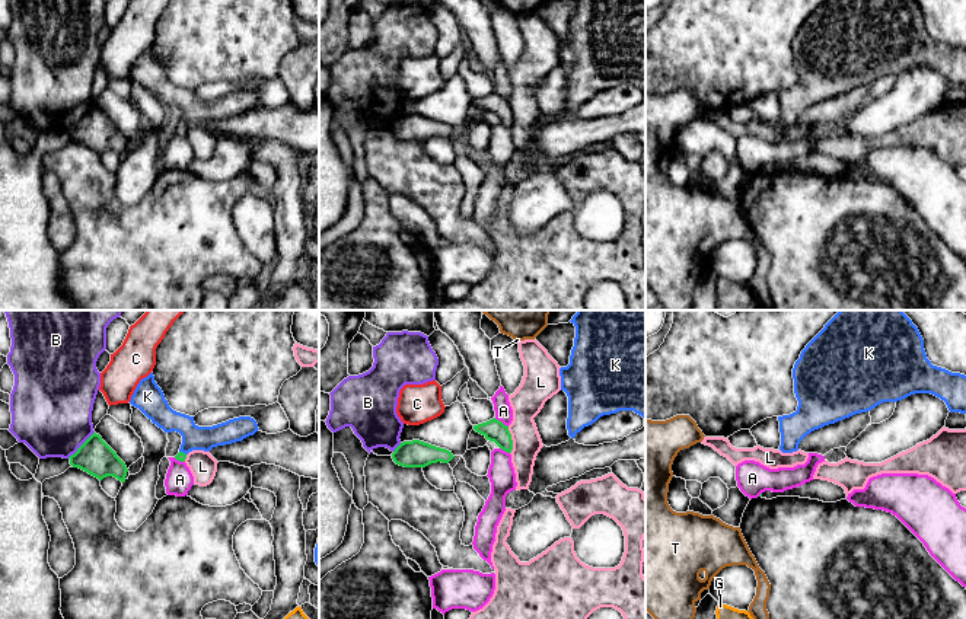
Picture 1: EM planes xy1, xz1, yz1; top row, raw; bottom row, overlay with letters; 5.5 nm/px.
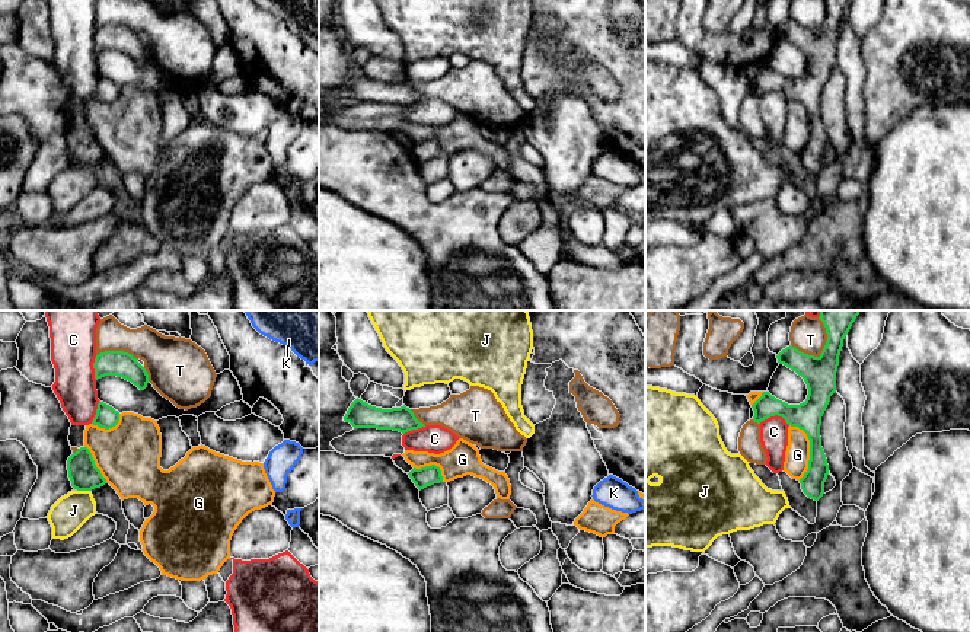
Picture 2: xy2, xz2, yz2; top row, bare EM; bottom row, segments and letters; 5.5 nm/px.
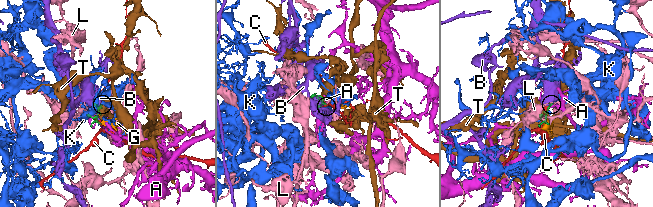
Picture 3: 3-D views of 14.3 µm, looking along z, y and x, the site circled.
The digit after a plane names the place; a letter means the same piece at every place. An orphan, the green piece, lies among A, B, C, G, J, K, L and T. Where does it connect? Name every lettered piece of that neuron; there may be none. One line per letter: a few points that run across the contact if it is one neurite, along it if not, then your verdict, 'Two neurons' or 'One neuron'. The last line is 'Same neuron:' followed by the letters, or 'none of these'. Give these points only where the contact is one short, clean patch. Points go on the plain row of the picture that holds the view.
A: Line: xz1 (494, 92), (507, 101). Two neurons
B: Line: xy1 (93, 105), (67, 131). Two neurons
C: Two neurons
G: Two neurons
J: Line: xy2 (77, 163), (89, 165). Two neurons
K: Line: xy1 (181, 130), (181, 125), (194, 111). One neuron
L: Line: xz1 (507, 101), (512, 109), (510, 127). Two neurons
T: Two neurons
Same neuron: K

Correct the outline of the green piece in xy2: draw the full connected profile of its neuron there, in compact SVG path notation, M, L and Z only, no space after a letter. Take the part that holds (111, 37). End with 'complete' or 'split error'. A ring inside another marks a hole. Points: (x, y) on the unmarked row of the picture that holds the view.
M105 25L96 29L95 52L105 50L117 50L131 55L140 64L144 64L149 57L146 42L131 28L124 25Z; complete

